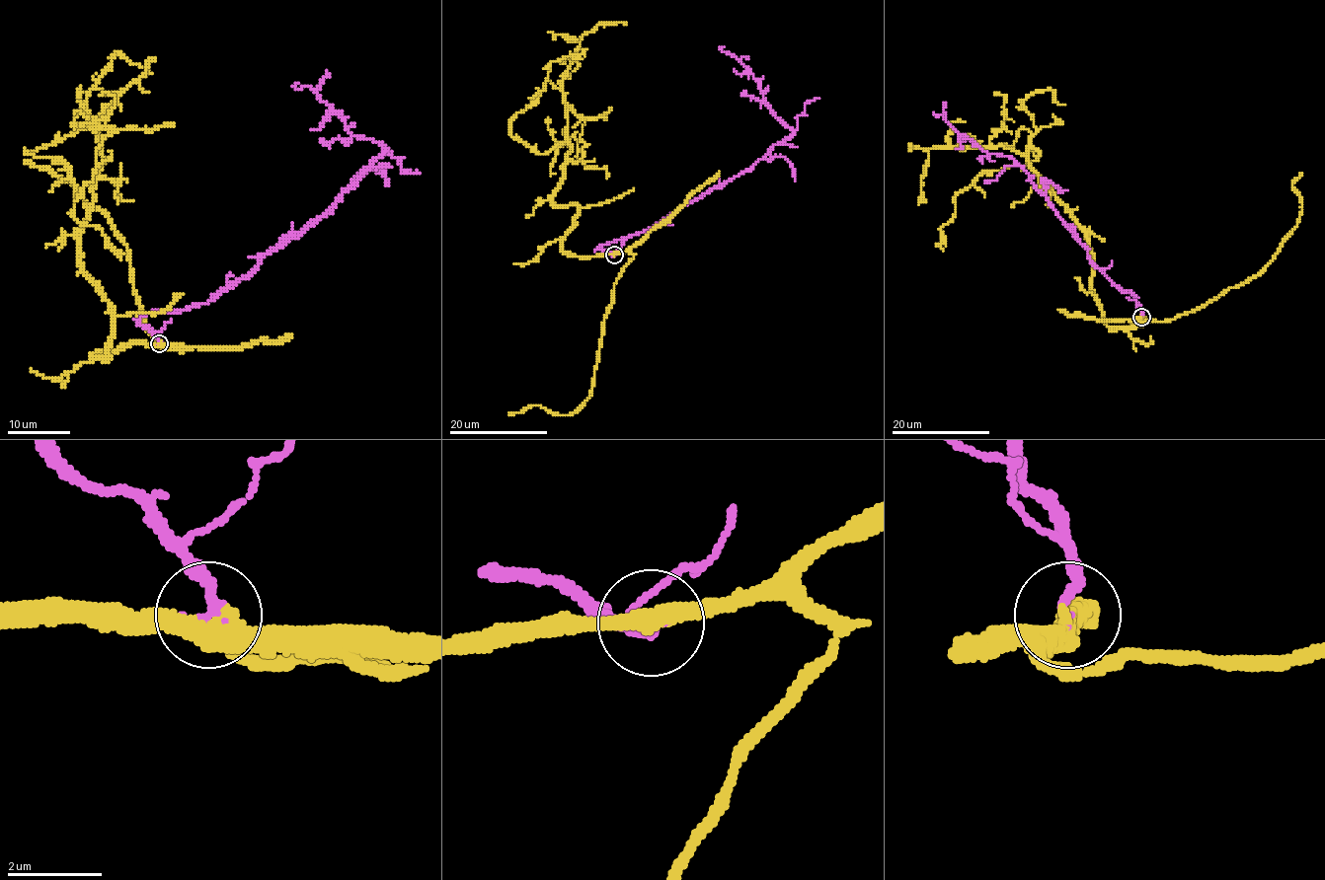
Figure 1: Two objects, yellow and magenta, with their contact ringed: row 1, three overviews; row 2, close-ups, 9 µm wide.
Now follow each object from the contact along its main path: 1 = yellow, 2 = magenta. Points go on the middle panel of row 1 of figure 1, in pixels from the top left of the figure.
1: (614, 255), (562, 248), (578, 215), (554, 198), (571, 146), (540, 153), (510, 134), (552, 60), (585, 55)
2: (614, 255), (598, 249), (654, 228), (748, 169), (793, 132), (766, 102), (747, 68), (725, 52), (725, 46)

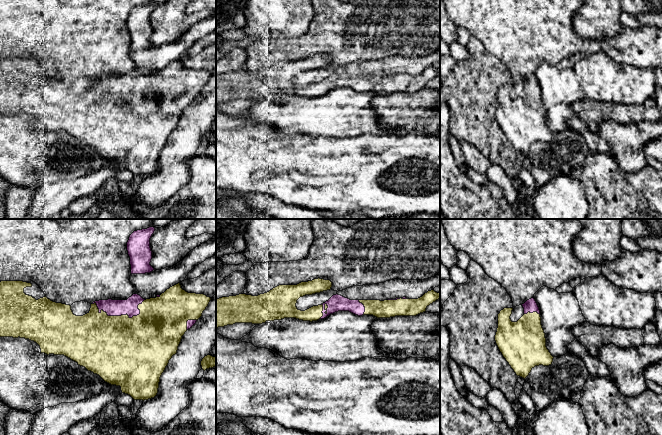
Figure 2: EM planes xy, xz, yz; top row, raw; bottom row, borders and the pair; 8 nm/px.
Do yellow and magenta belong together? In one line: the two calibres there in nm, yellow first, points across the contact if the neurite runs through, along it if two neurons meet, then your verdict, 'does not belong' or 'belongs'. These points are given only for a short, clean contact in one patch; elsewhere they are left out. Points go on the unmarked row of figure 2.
500 nm thick on the yellow side, 130 nm on the other; belongs

